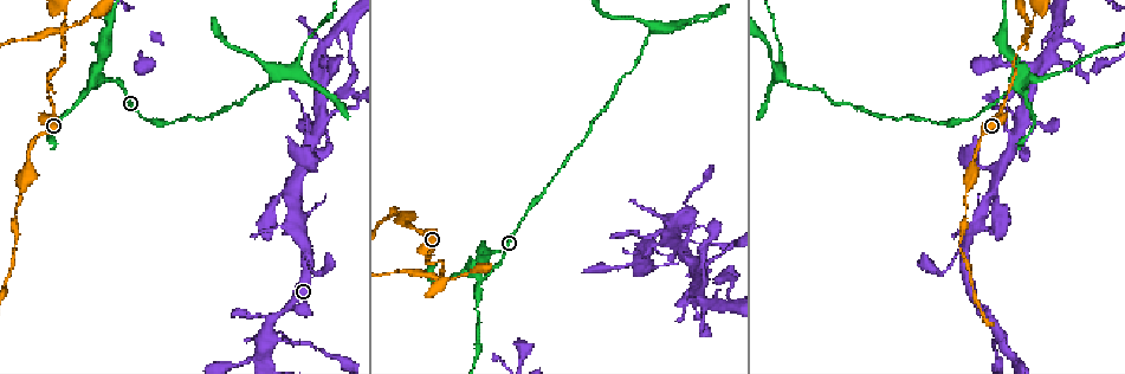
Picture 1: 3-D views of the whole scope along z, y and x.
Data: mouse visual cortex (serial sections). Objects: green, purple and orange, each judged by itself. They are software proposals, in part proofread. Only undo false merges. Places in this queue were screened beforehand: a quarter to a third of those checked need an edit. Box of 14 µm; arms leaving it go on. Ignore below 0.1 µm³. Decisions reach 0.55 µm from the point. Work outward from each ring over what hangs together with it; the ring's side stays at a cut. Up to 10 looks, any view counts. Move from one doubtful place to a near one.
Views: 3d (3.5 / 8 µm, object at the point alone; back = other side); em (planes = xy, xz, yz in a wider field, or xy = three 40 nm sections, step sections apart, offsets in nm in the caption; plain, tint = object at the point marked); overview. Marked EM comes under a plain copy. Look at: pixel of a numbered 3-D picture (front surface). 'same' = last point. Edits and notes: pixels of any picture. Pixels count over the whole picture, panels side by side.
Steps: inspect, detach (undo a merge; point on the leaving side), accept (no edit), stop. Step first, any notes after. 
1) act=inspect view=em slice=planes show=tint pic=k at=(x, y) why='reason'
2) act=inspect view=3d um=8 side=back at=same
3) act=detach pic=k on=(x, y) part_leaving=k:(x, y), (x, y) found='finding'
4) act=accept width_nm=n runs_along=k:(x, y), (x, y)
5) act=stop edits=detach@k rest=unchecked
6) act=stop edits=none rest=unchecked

act=inspect view=3d um=3.5 pic=1 at=(306, 255) why='three arms meet'

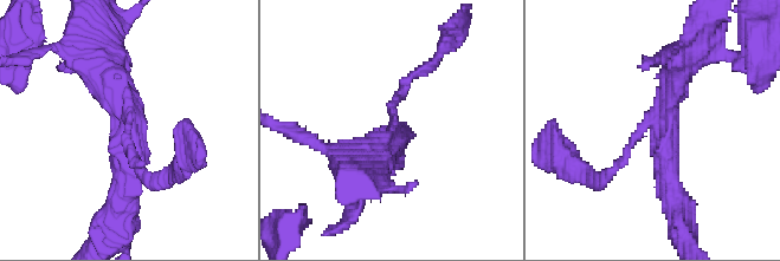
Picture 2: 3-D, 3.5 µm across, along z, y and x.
act=inspect view=em slice=xy step=3 show=tint pic=2 at=(665, 127) arms=3 arm_widths_nm=100,350,400

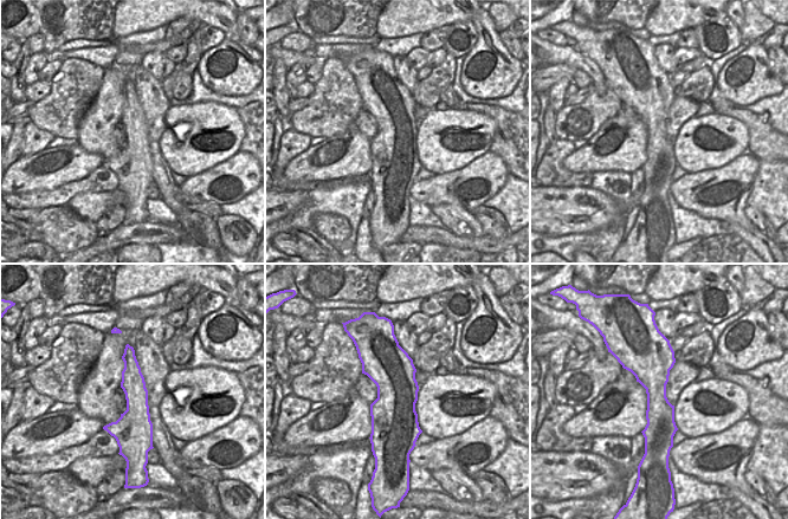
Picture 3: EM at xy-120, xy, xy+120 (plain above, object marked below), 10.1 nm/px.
act=accept runs_along=3:(656, 346), (656, 397), (667, 446) found='one cell here'

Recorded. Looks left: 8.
act=inspect view=3d um=3.5 side=back pic=1 at=(781, 75) why='sharp bend'

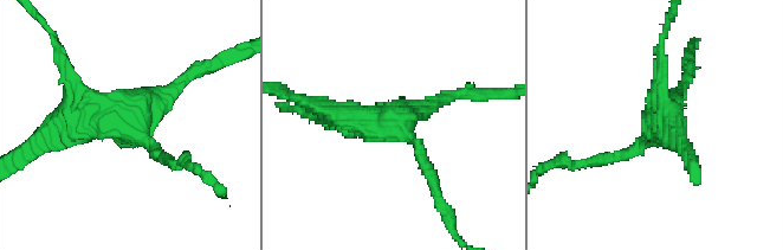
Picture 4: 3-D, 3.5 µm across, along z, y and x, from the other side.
act=inspect view=em slice=xy step=5 show=tint pic=4 at=(393, 126) arms=4 arm_widths_nm=150,200,250,350

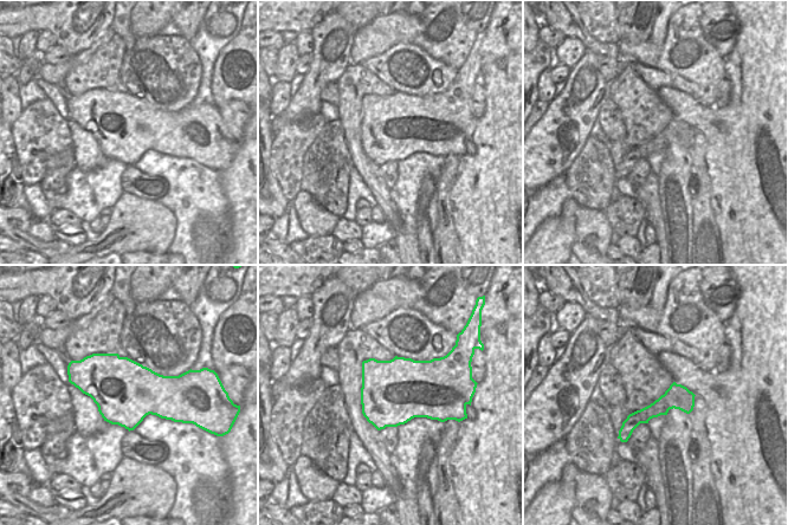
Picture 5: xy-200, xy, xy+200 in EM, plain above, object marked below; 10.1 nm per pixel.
act=accept found='continuous, no second cell'

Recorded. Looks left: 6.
act=inspect view=3d um=3.5 pic=1 at=(98, 75) why='three-way junction'

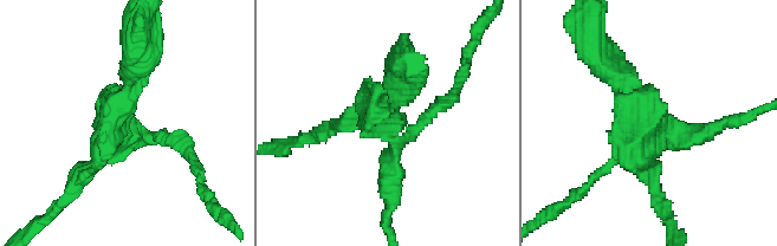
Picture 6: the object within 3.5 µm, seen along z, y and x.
act=inspect view=em slice=xy step=1 show=tint pic=6 at=(644, 130)

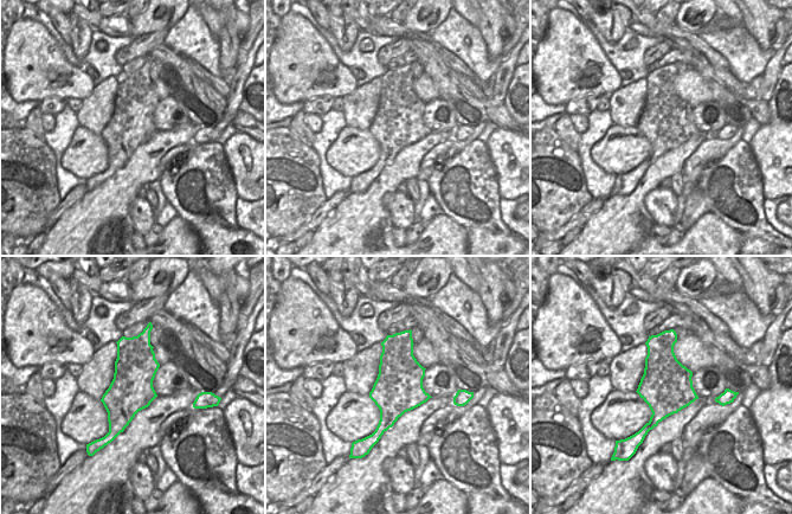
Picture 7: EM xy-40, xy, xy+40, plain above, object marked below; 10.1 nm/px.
act=inspect view=em slice=xy step=2 show=tint at=same why='cut it another way'

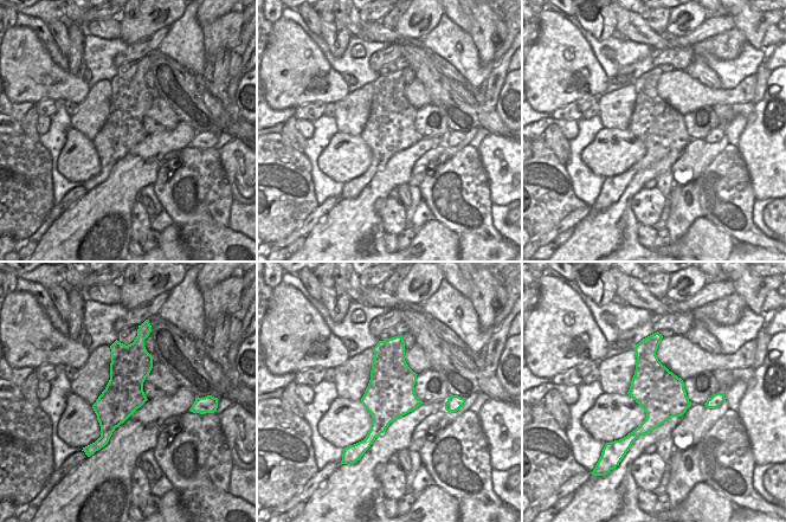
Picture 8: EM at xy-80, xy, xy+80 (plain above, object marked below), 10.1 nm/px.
act=detach pic=6 on=(647, 118) part_leaving=6:(667, 129), (630, 118), (601, 60) found='a second cell is stuck on'

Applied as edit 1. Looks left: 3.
act=inspect view=overview why='redraw'

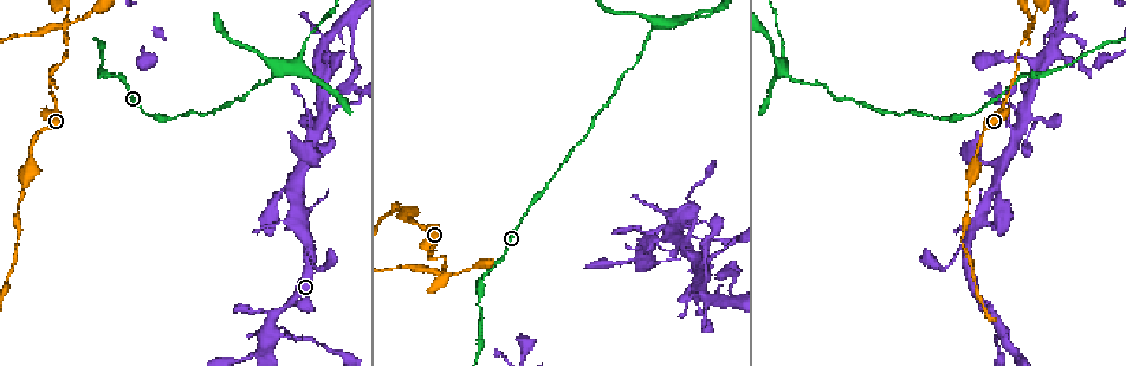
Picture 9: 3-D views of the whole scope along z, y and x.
act=inspect view=3d um=3.5 pic=9 at=(1010, 85) why='thin neck'

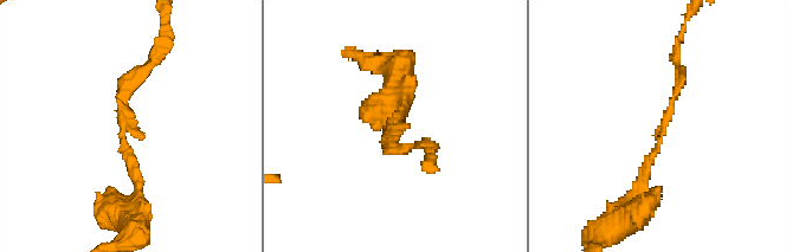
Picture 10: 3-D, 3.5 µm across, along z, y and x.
act=inspect view=em slice=xy step=3 show=tint pic=10 at=(661, 135) why='now the EM'

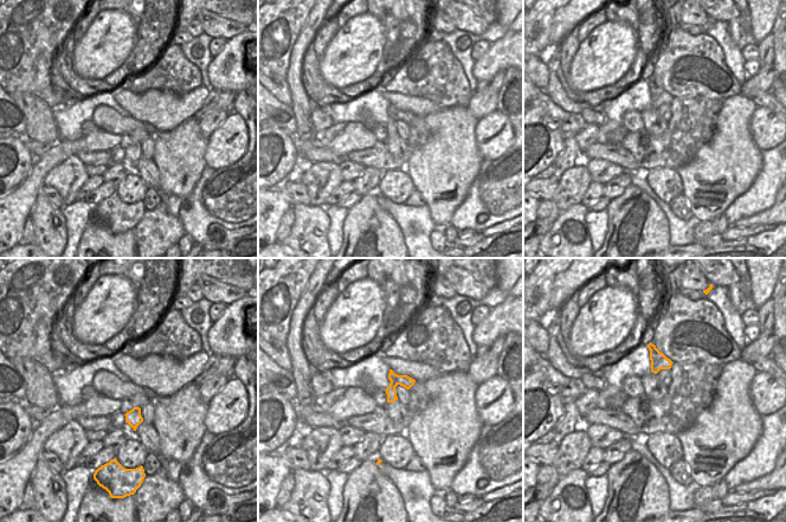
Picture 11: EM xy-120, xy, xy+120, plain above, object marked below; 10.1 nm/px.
act=accept arm_widths_nm=150,200 found='one cell here'

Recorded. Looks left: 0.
act=stop edits=detach@6 rest=unchecked

